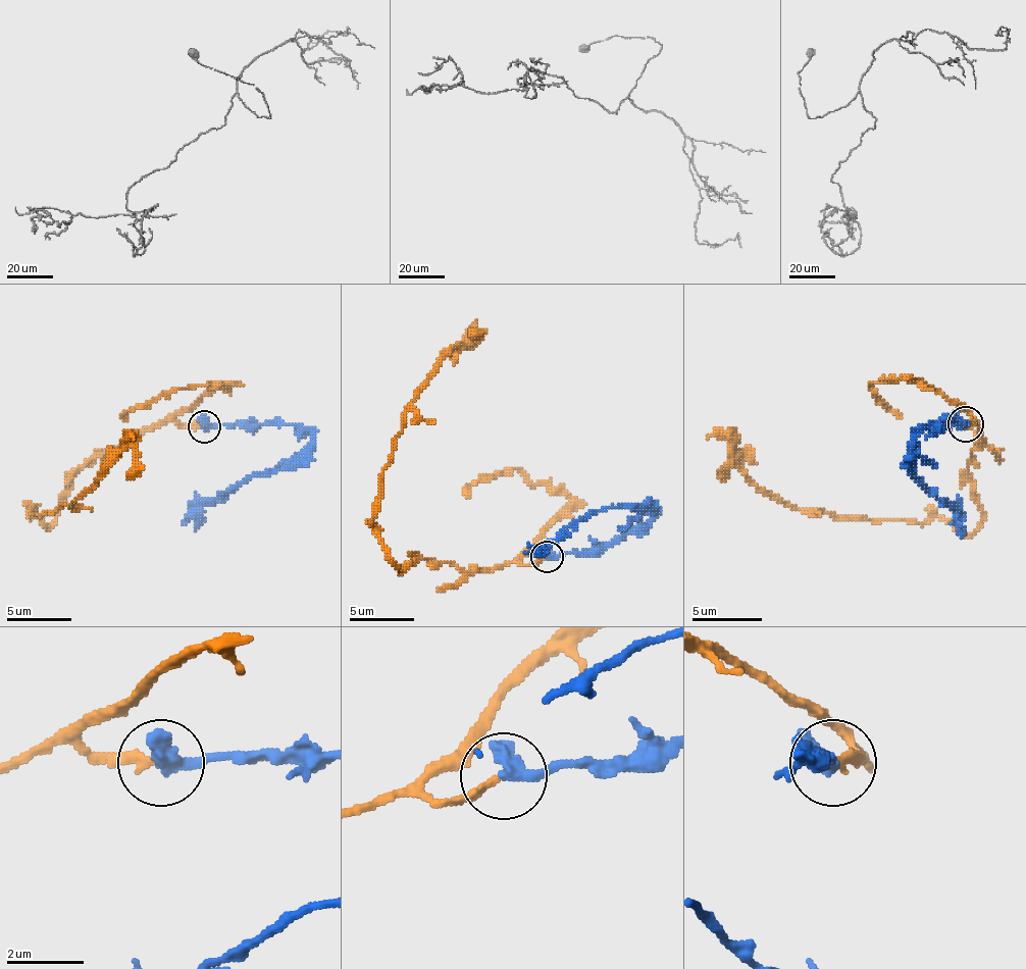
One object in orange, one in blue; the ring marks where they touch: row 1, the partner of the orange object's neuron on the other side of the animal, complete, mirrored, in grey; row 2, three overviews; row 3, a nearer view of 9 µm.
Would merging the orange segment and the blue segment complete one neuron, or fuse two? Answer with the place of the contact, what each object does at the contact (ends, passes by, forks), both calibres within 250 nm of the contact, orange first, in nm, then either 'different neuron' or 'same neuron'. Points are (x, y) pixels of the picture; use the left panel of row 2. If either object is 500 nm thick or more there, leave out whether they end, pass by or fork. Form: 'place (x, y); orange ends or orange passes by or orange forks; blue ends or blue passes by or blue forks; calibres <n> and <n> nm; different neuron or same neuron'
place (204, 426); orange ends; blue ends; calibres 220 and 440 nm; same neuron

